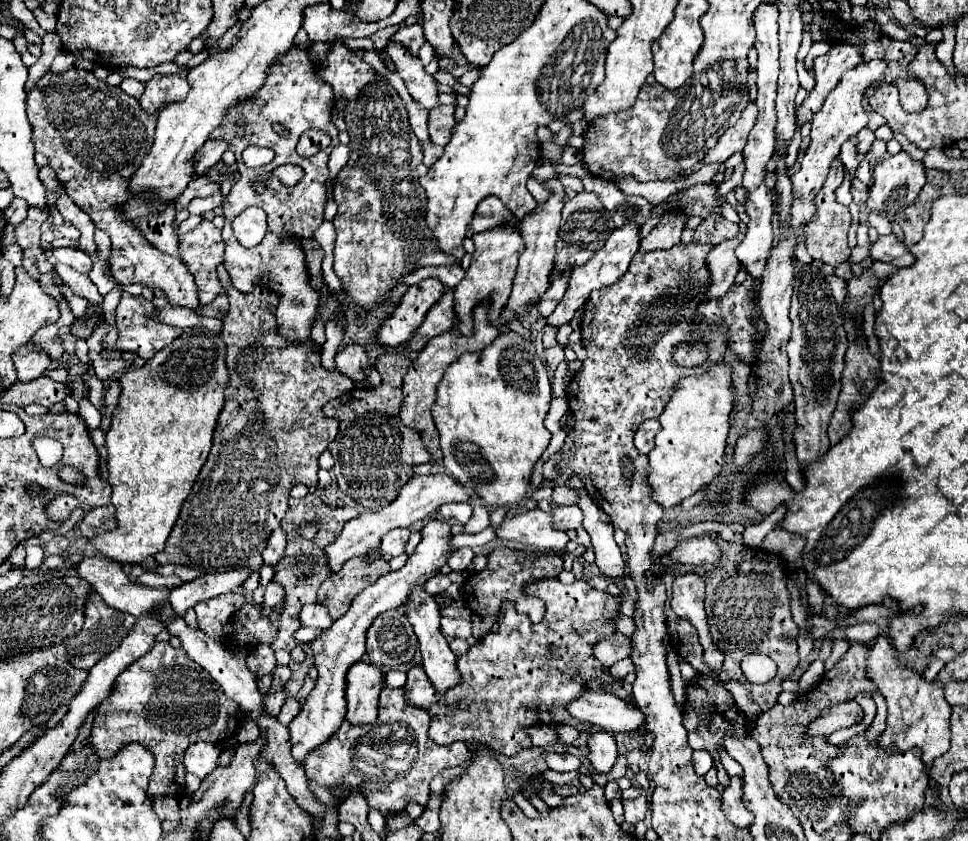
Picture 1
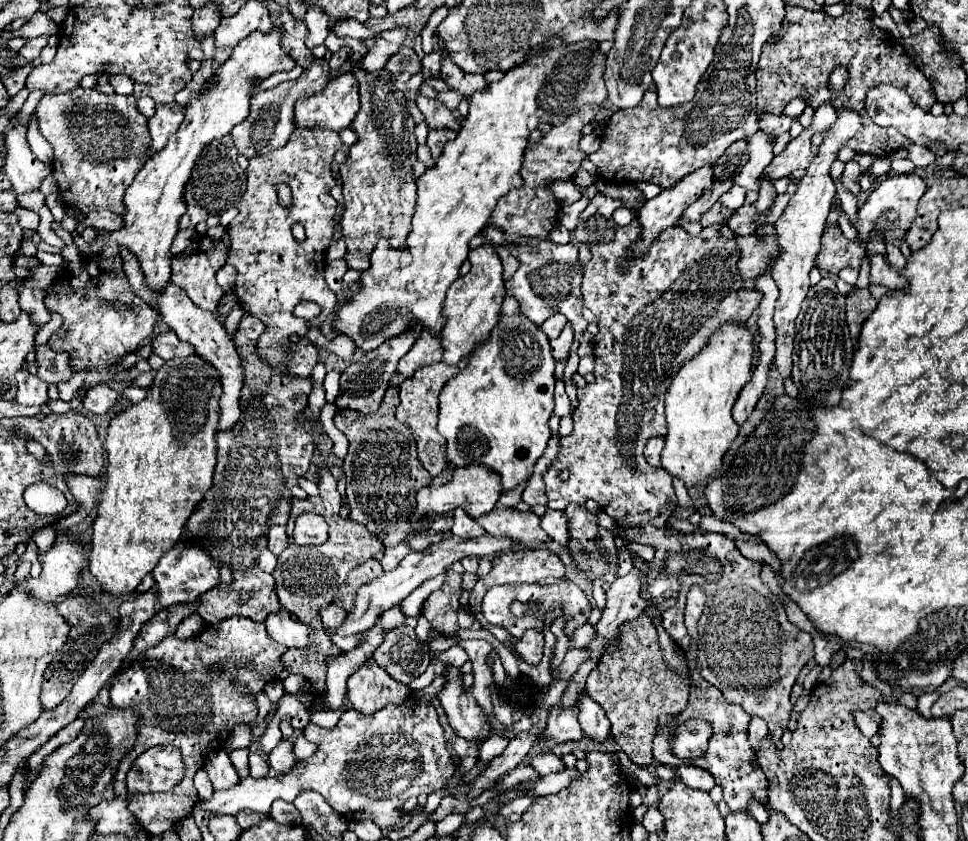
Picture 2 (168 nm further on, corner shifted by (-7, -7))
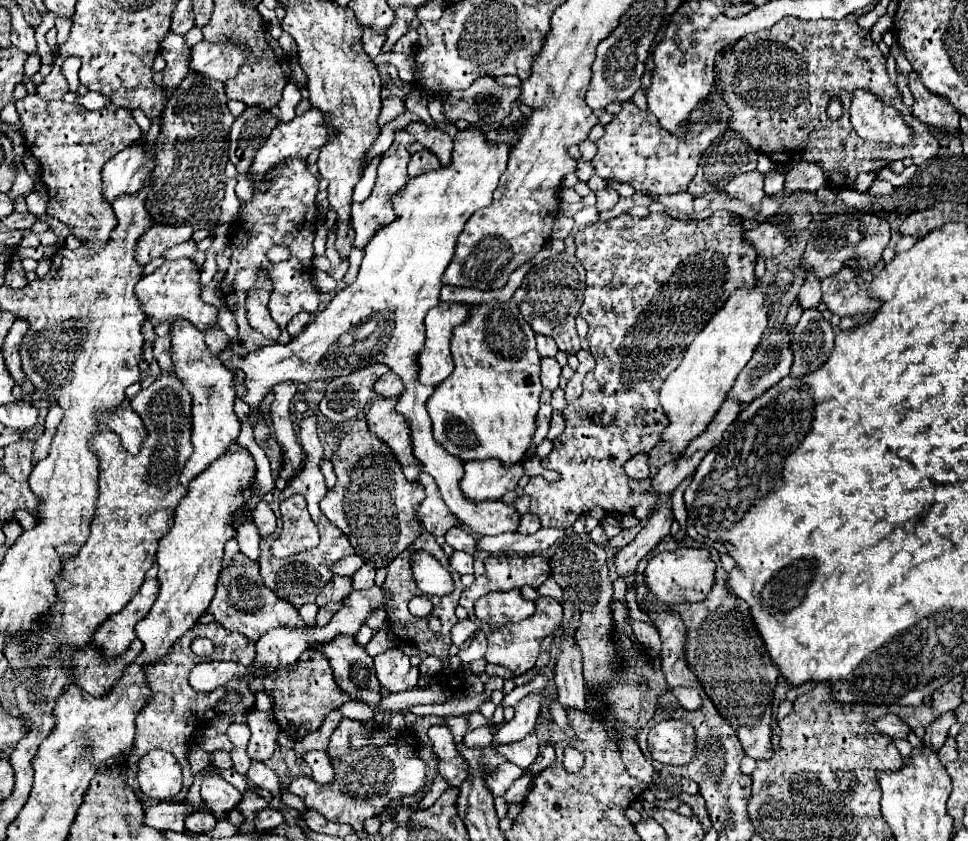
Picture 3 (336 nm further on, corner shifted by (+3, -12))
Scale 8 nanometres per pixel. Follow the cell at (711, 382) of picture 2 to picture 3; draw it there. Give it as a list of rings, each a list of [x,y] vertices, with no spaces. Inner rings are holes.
[[[760,288],[736,290],[724,302],[720,312],[716,312],[704,330],[686,348],[680,366],[666,378],[660,390],[660,404],[670,420],[664,436],[652,452],[648,452],[648,464],[664,466],[668,460],[676,460],[680,452],[694,440],[710,420],[716,416],[720,404],[724,402],[728,390],[732,388],[736,376],[744,364],[752,358],[762,332],[768,326],[766,294]]]

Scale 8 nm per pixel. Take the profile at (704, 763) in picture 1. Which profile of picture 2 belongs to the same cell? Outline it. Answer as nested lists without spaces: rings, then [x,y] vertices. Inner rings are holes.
[[[680,765],[674,769],[676,777],[686,783],[688,787],[694,787],[694,789],[704,789],[704,791],[710,791],[714,787],[714,777],[704,771],[704,769],[698,769],[694,765]]]

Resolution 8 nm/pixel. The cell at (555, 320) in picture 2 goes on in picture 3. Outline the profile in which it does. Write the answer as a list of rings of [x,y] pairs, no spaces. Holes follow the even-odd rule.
[[[536,336],[536,342],[538,342],[538,352],[540,352],[542,358],[556,356],[558,348],[556,348],[556,344],[554,344],[552,338],[548,338],[548,336]]]

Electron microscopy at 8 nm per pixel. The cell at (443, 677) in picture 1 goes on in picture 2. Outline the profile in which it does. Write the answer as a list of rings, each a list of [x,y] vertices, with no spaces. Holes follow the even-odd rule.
[[[448,665],[442,673],[446,679],[442,691],[438,693],[438,699],[448,715],[448,721],[452,729],[464,737],[464,739],[484,739],[488,737],[488,725],[482,715],[482,709],[478,707],[476,699],[472,697],[470,689],[462,681],[462,671],[458,667]]]

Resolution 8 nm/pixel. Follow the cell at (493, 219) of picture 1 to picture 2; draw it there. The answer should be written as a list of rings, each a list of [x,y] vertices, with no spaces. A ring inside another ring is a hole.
[[[486,225],[480,233],[490,243],[502,245],[508,249],[510,255],[514,255],[520,261],[520,269],[514,273],[510,281],[506,281],[506,291],[520,303],[520,311],[532,319],[532,323],[540,325],[544,323],[554,311],[566,315],[574,329],[574,337],[580,343],[590,343],[592,335],[588,333],[588,323],[582,317],[582,293],[580,293],[580,283],[582,283],[582,265],[578,261],[578,249],[574,245],[556,245],[548,239],[540,237],[520,237],[518,243],[506,243],[506,233],[500,227]]]

